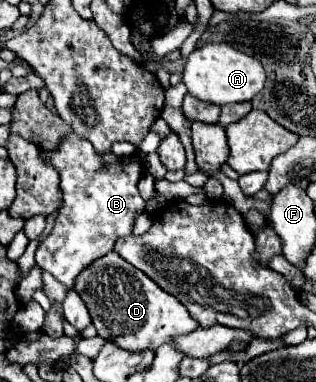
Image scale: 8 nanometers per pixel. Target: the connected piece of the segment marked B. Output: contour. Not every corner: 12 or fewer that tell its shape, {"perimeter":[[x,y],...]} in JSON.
{"perimeter":[[41,150],[63,204],[37,266],[75,278],[145,210],[135,156]]}

